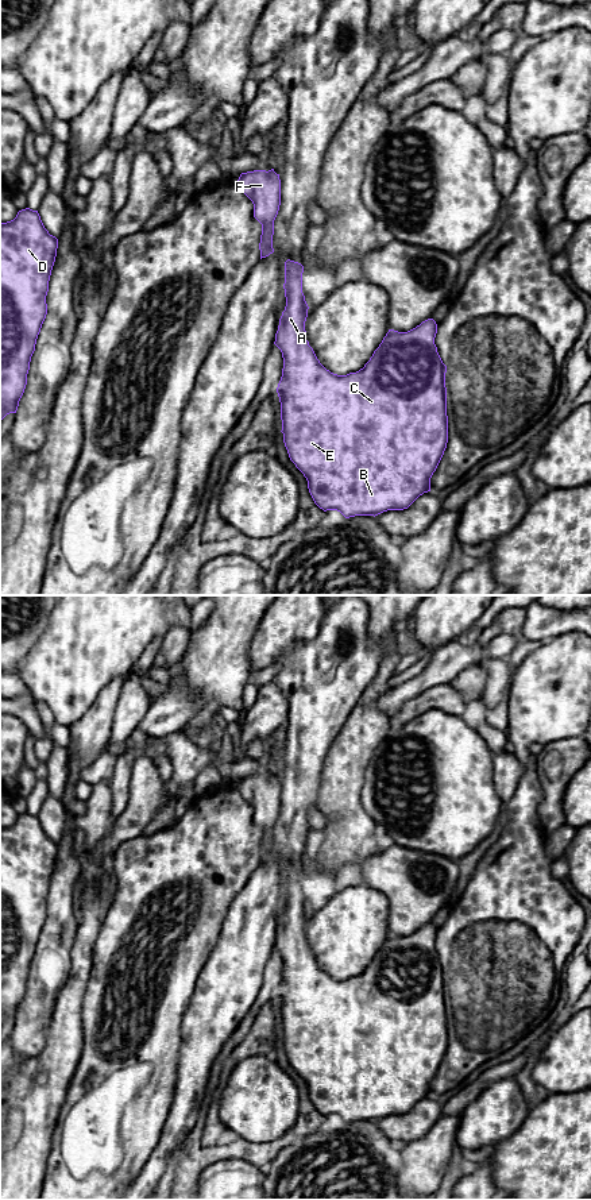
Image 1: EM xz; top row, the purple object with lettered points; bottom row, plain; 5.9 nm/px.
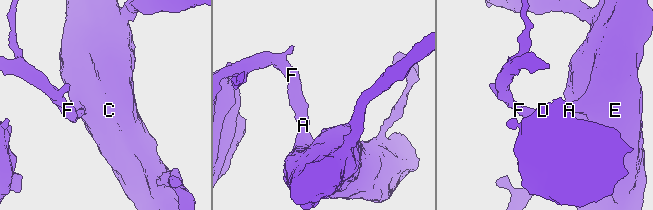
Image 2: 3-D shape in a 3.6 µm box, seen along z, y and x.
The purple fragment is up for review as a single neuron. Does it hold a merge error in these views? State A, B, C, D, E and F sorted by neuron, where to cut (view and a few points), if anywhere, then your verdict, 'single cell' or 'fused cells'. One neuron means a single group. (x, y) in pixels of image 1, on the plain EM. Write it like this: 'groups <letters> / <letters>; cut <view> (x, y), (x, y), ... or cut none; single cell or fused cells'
groups A B C D E F; cut none; single cell

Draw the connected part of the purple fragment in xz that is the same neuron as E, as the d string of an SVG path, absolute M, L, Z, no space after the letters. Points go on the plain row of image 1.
M290 864L285 867L286 911L274 946L283 962L277 998L281 1007L281 1037L289 1062L306 1083L314 1108L324 1116L337 1115L349 1123L407 1114L420 1100L430 1096L430 1083L448 1047L447 971L434 949L437 929L428 923L407 937L389 934L363 973L347 980L333 979L320 968L306 945L309 911L302 898L302 877L301 868Z

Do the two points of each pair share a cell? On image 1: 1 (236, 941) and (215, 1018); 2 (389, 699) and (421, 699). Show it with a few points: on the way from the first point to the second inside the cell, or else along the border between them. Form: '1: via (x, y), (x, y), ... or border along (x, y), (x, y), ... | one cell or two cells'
1: via (236, 960), (232, 977), (221, 999) | one cell
2: border along (437, 685), (416, 694), (390, 717) | two cells

